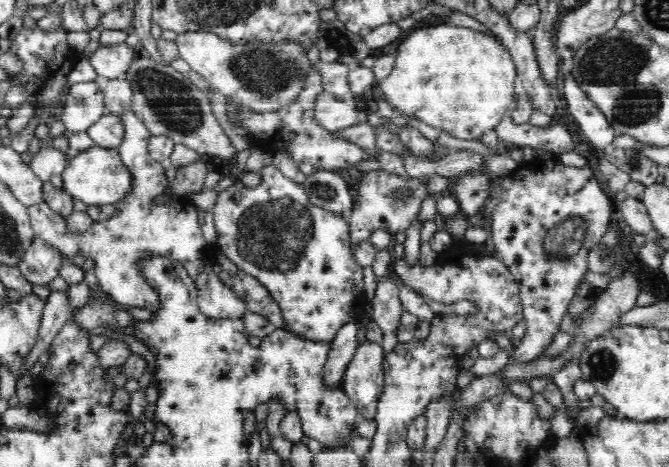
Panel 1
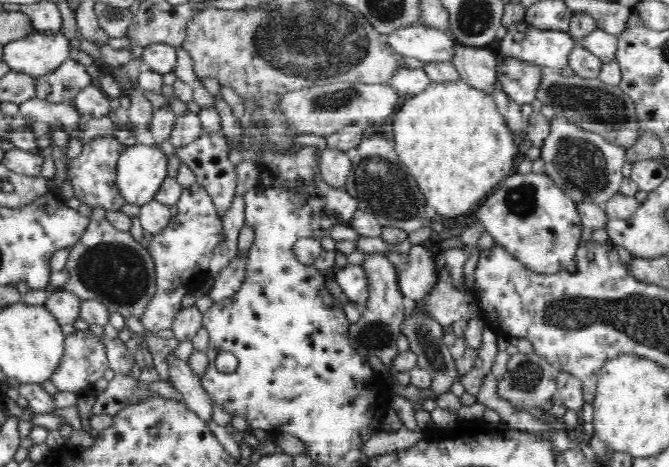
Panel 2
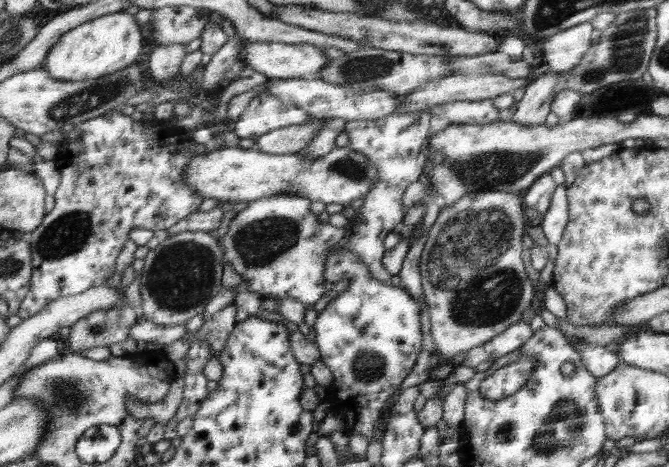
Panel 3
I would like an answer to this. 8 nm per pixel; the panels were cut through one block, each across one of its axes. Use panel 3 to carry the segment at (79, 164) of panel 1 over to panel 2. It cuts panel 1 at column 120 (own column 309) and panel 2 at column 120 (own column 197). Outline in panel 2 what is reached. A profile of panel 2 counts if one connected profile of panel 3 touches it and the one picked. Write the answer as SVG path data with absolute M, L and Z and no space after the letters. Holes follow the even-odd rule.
M142 143L128 146L117 164L120 193L130 204L152 202L168 178L168 168L170 160L162 148Z

